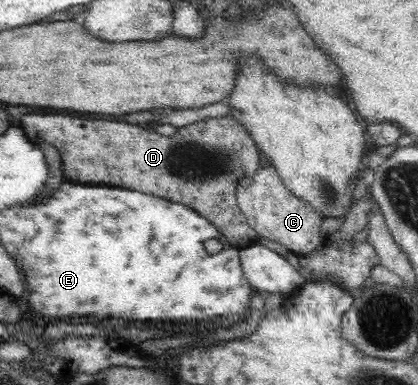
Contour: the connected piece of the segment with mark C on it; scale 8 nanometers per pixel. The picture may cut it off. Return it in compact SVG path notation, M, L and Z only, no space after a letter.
M263 158L259 169L253 175L241 177L237 181L236 203L245 215L248 224L258 233L258 237L277 241L296 256L306 256L315 253L327 239L322 232L323 220L309 205L309 202L299 200L282 183L278 171L266 158Z

